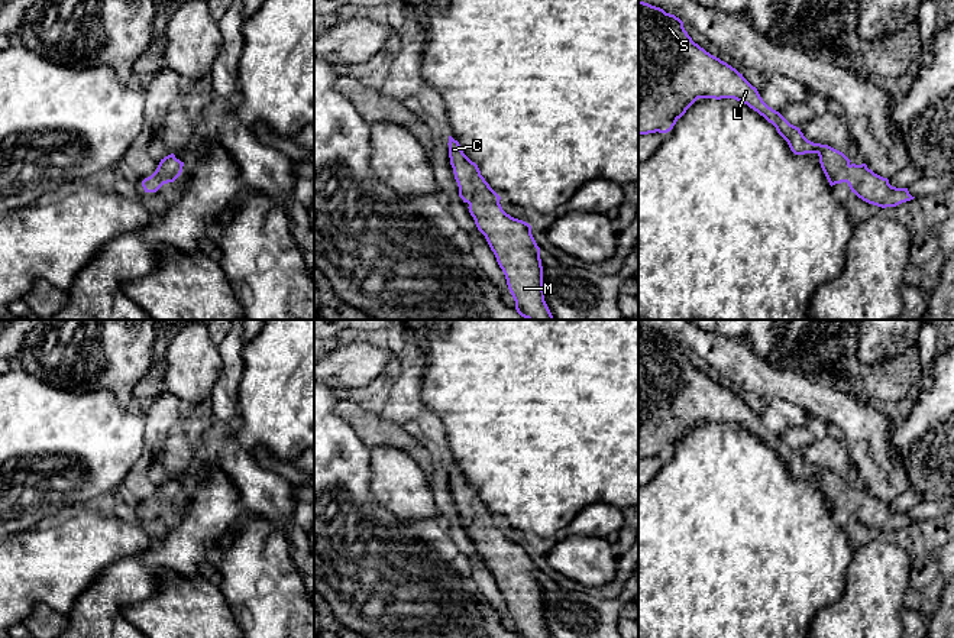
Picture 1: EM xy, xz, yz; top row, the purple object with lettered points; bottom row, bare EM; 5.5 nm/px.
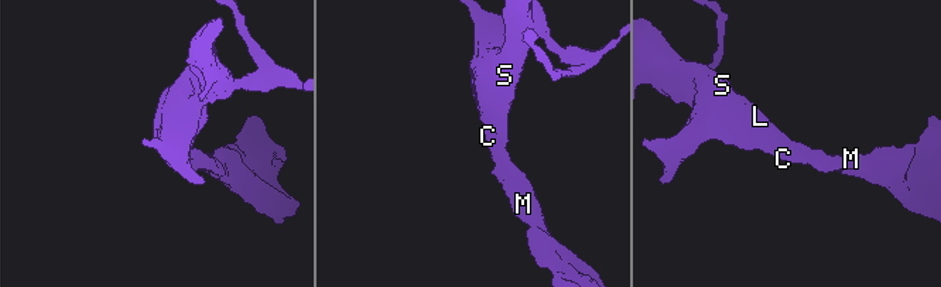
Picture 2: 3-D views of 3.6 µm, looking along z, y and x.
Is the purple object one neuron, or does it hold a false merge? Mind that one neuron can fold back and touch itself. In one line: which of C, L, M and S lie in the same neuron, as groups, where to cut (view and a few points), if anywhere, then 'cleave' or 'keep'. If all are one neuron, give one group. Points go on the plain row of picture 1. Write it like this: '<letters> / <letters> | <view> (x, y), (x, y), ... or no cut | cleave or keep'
C L M S | no cut | keep

